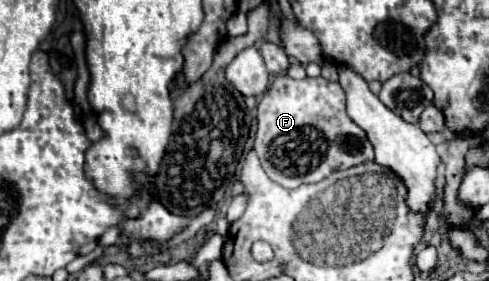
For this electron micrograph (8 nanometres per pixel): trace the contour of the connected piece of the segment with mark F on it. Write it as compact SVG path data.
M289 75L275 77L257 105L255 151L265 173L287 189L317 183L337 169L349 169L373 159L373 147L365 131L345 113L345 93L341 85L323 77L305 77L301 81Z

